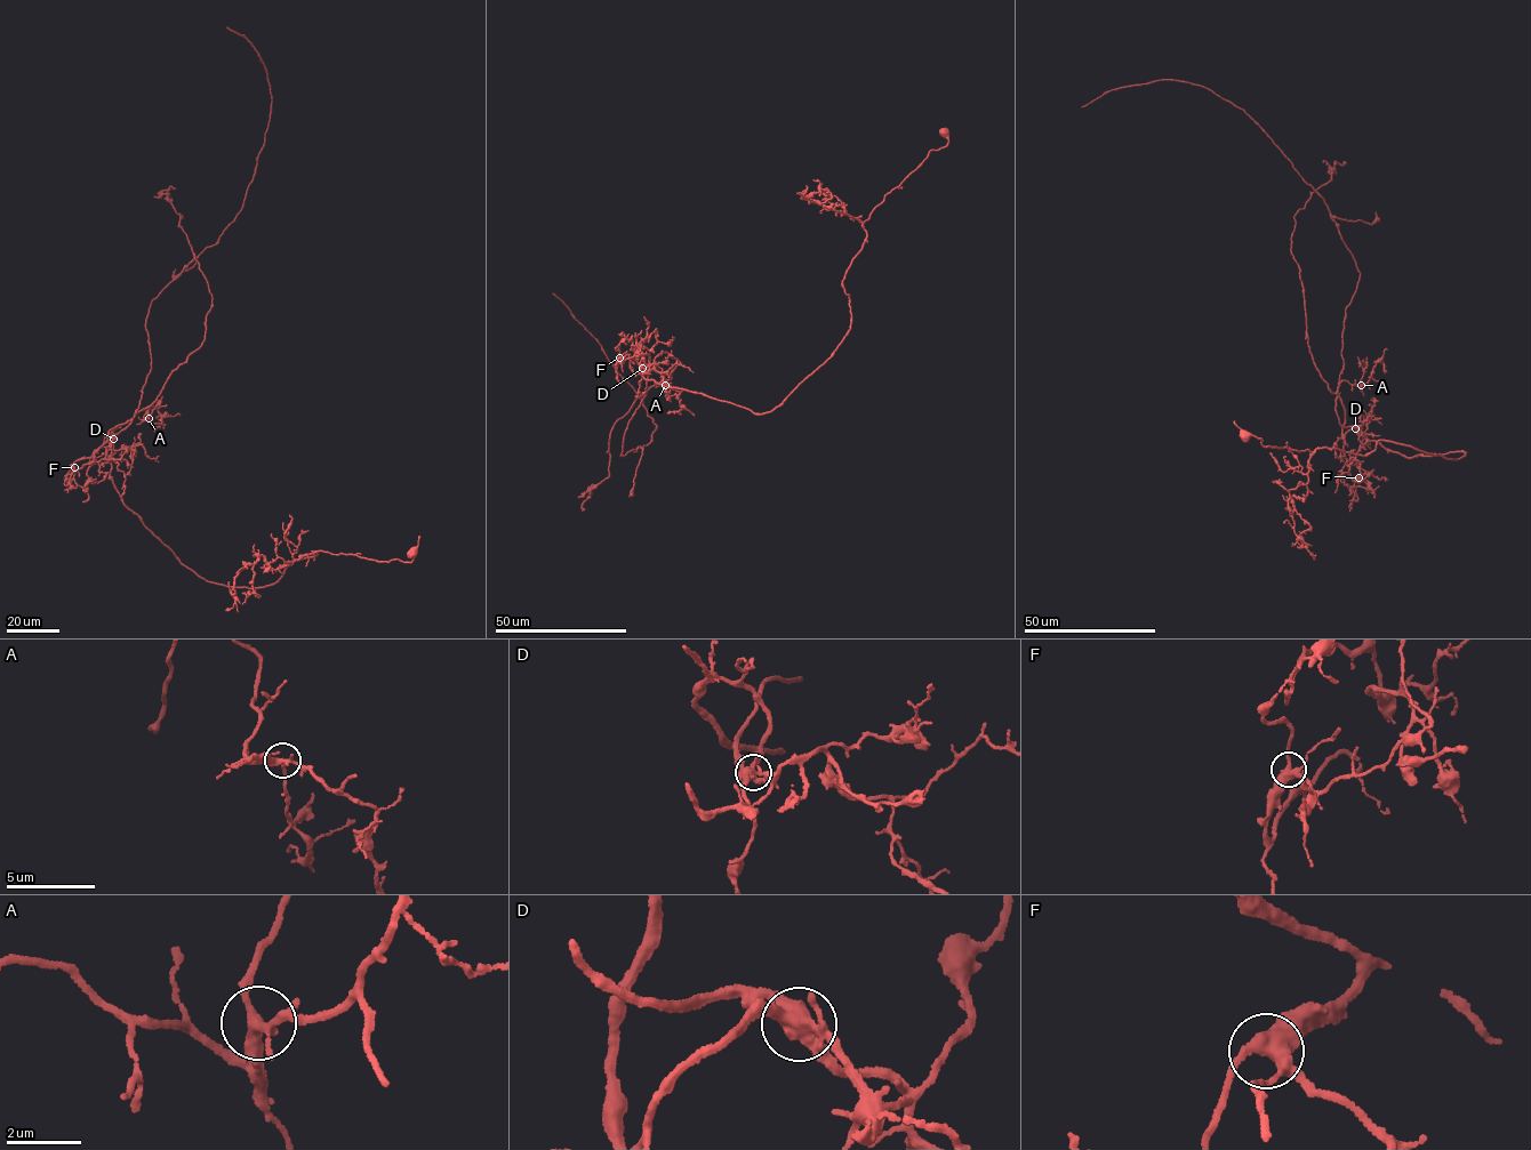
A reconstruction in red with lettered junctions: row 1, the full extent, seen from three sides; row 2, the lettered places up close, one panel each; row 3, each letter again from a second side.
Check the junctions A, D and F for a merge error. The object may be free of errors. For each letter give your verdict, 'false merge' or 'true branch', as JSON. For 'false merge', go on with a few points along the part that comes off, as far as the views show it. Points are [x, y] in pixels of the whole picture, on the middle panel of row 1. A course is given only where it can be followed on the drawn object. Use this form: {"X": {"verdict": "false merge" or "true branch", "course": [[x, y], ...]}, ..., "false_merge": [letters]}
{"A": {"verdict": "true branch"}, "D": {"verdict": "false merge", "course": [[642, 368], [635, 354], [639, 363], [662, 351], [678, 361], [615, 424], [609, 475], [585, 509]]}, "F": {"verdict": "true branch"}, "false_merge": ["D"]}

